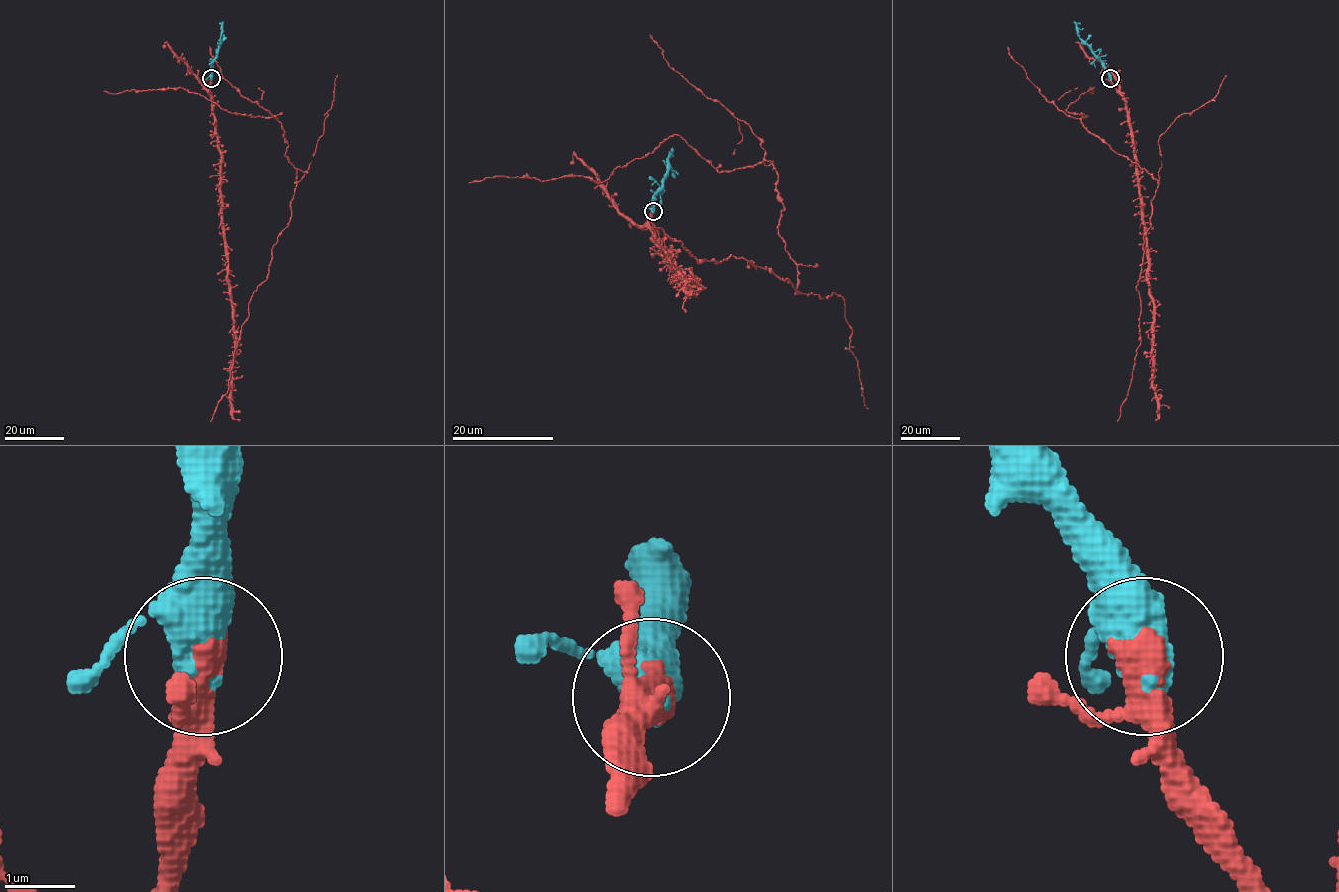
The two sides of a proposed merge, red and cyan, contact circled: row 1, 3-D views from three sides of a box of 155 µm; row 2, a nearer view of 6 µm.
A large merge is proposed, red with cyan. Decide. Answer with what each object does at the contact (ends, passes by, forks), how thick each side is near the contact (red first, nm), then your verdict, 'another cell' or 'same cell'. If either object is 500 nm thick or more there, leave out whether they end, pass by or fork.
calibres 360 and 550 nm; same cell

